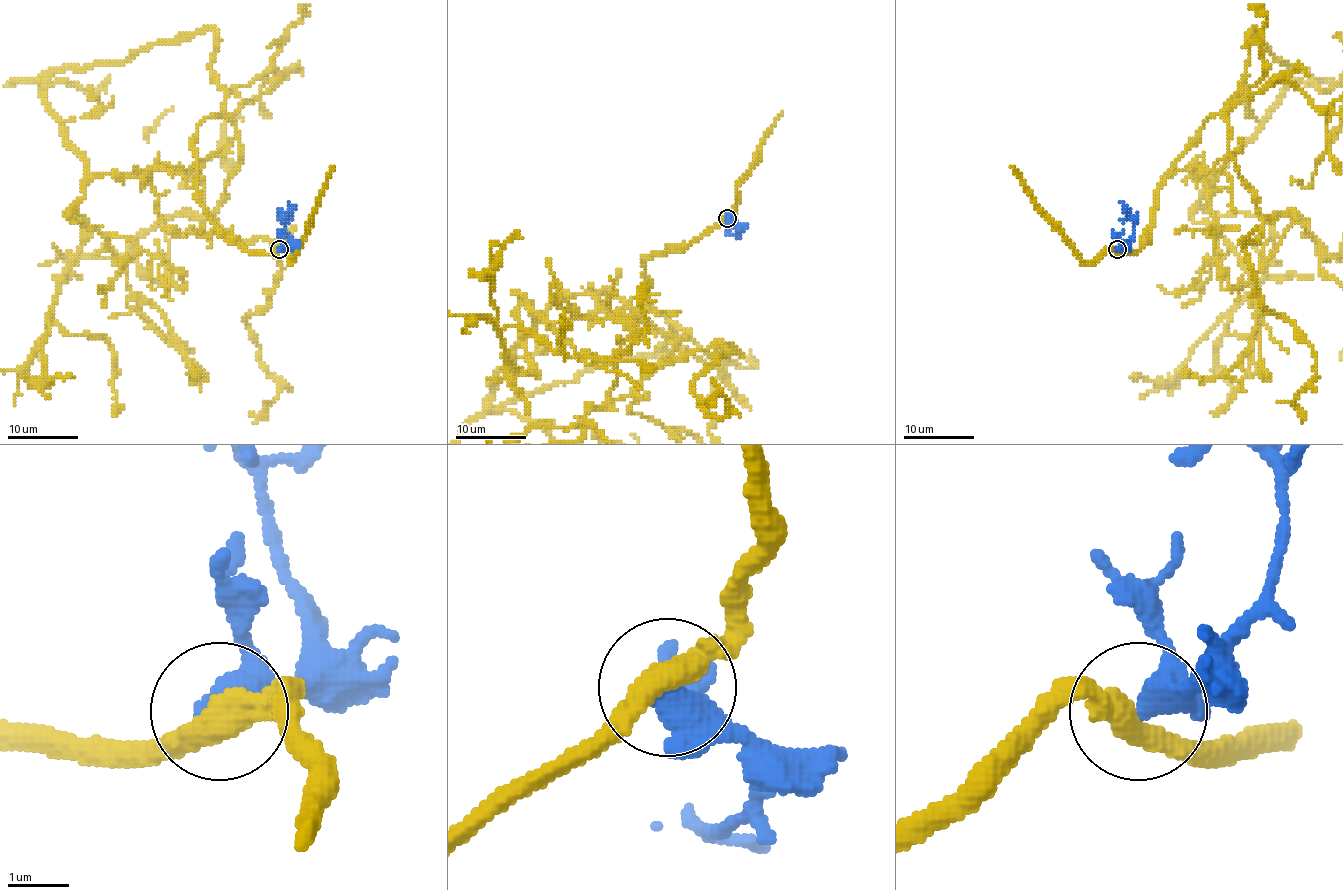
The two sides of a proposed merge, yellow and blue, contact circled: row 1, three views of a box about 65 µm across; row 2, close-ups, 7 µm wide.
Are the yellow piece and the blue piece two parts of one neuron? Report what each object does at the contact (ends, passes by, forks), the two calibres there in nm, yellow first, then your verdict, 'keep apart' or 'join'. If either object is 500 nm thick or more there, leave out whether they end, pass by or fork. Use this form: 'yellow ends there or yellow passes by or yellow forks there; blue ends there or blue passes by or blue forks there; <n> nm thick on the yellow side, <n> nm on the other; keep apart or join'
yellow passes by; blue passes by; 420 nm thick on the yellow side, 360 nm on the other; keep apart

